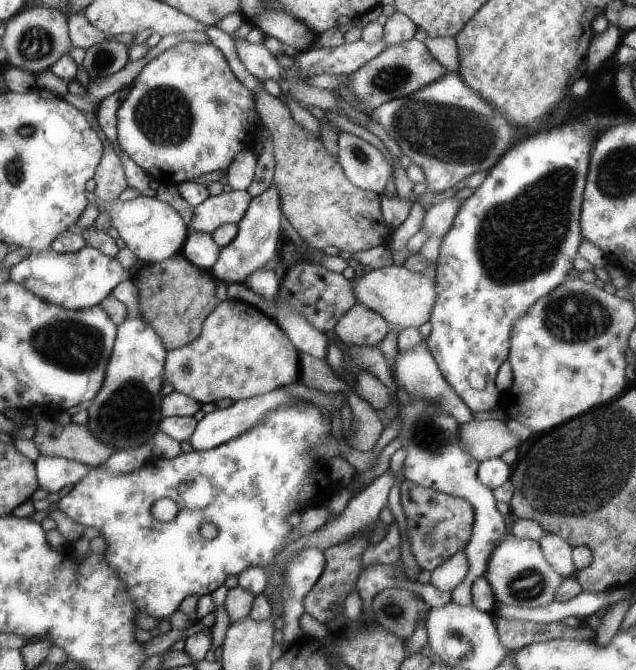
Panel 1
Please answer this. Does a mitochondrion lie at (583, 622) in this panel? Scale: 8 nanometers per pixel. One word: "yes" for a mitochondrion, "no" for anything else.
no

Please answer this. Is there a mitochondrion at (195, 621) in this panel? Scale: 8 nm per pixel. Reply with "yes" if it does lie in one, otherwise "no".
no

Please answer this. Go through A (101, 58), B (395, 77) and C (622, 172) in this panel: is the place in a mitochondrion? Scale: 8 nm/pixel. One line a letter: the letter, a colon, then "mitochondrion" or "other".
A: mitochondrion
B: mitochondrion
C: mitochondrion

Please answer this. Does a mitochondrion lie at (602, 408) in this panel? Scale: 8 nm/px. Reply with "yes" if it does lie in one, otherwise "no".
no

